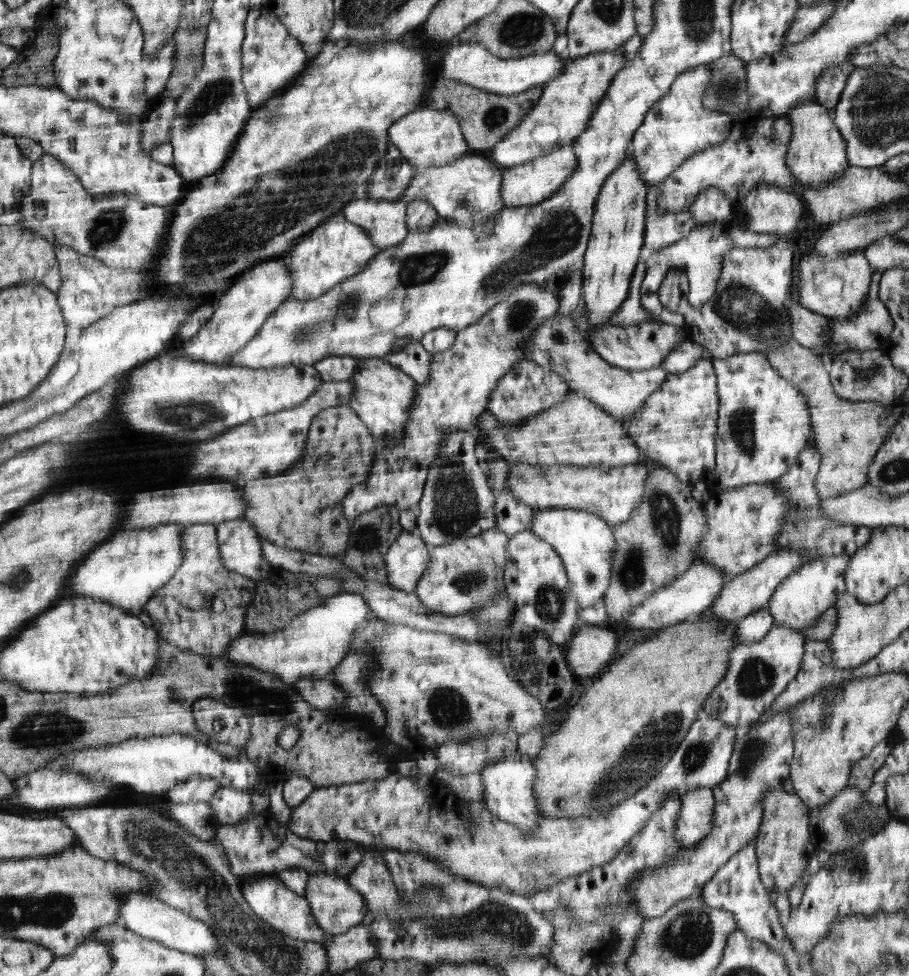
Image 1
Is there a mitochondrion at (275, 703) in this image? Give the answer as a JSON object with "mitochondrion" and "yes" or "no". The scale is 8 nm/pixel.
{"mitochondrion":"yes"}

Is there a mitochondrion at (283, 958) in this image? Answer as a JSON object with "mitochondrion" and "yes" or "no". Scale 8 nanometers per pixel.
{"mitochondrion":"yes"}

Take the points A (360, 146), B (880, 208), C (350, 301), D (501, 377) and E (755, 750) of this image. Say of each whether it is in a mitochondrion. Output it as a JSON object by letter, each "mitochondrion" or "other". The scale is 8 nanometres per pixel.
{"A":"mitochondrion","B":"other","C":"mitochondrion","D":"other","E":"mitochondrion"}

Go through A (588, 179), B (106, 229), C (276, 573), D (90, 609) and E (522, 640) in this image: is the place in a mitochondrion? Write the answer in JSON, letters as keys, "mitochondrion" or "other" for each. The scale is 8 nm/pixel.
{"A":"other","B":"mitochondrion","C":"other","D":"other","E":"mitochondrion"}

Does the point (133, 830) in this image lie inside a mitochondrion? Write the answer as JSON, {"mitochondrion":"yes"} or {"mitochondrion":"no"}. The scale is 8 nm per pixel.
{"mitochondrion":"yes"}

